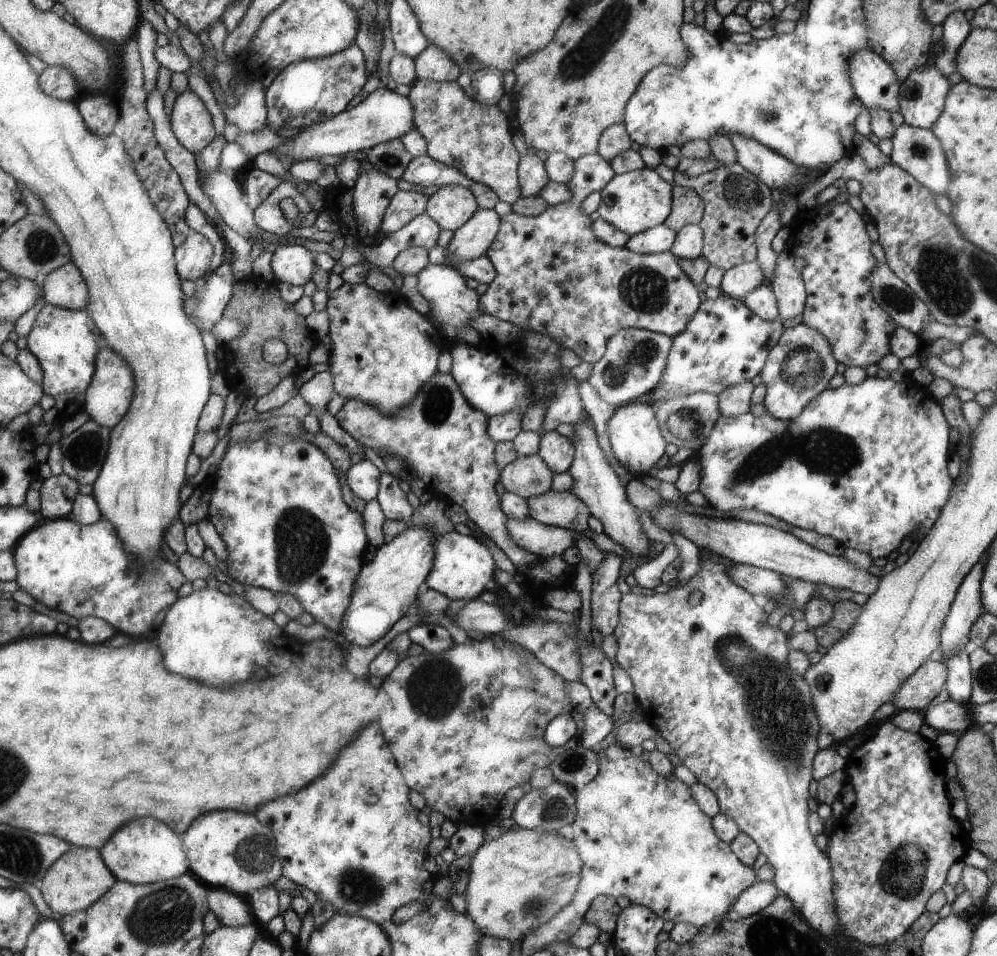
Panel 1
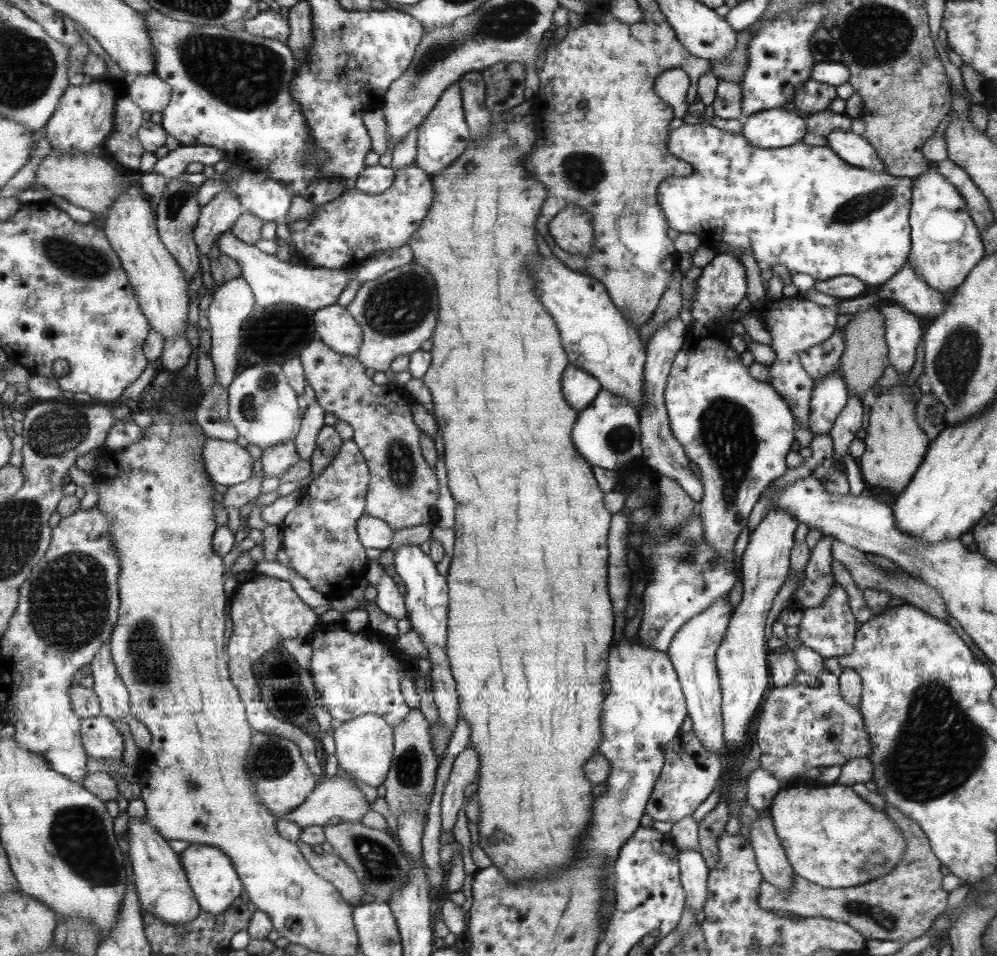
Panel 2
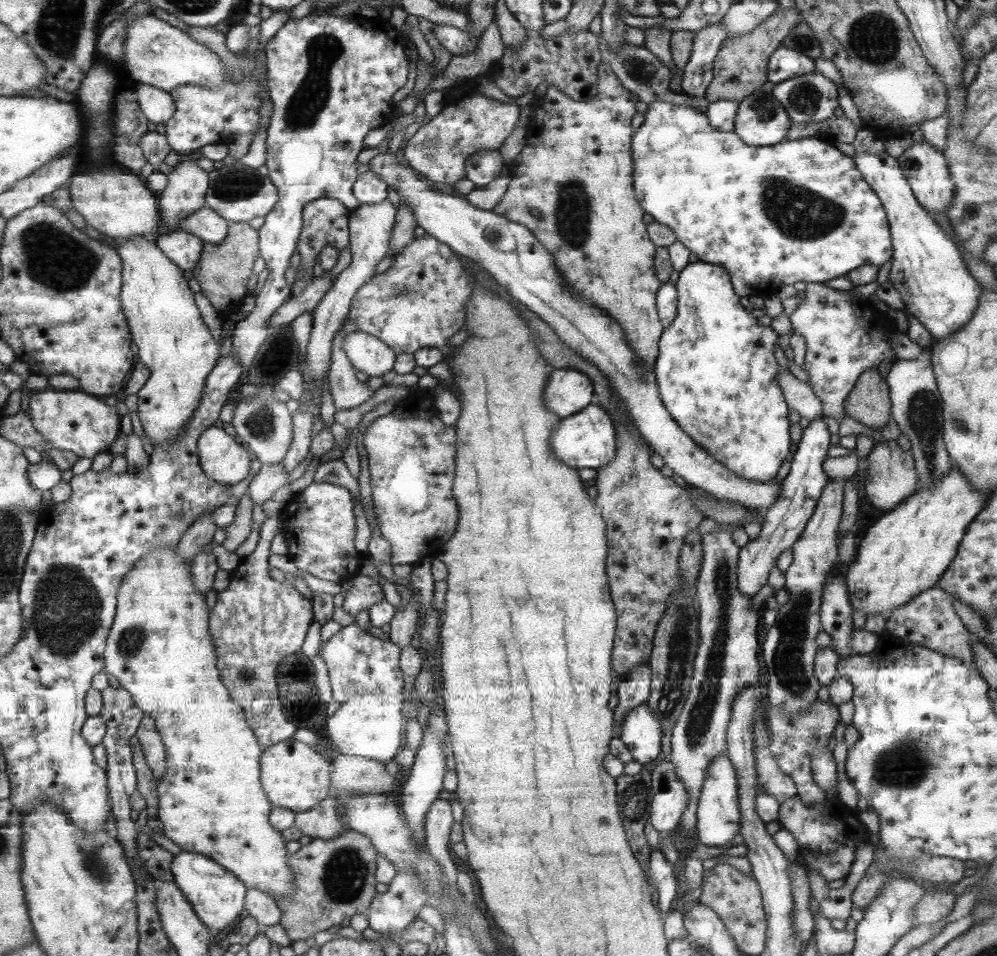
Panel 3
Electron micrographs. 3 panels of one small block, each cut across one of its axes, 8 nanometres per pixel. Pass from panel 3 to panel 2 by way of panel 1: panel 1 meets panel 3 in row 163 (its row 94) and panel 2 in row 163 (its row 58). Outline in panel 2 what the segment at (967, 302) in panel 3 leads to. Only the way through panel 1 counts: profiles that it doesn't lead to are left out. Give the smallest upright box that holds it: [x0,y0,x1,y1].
[826,130,886,172]

